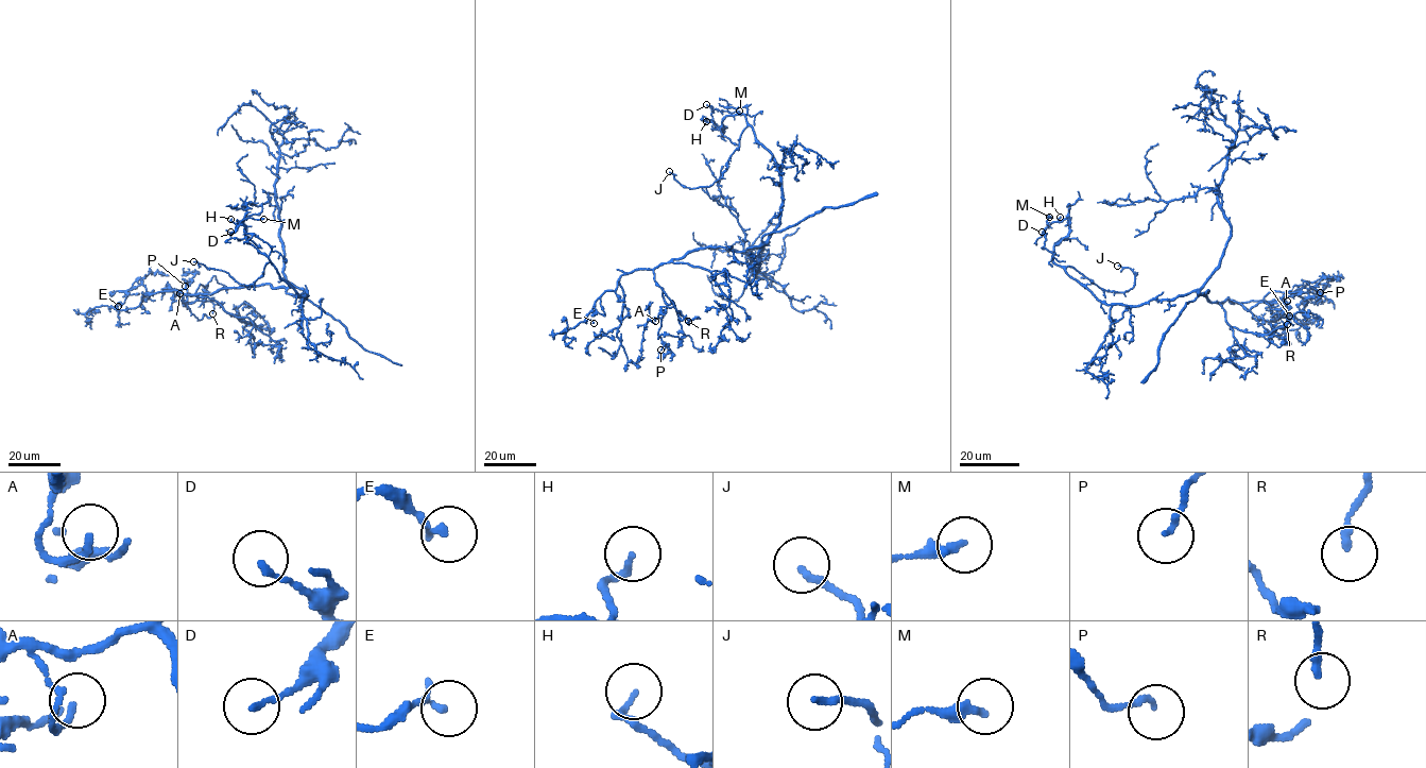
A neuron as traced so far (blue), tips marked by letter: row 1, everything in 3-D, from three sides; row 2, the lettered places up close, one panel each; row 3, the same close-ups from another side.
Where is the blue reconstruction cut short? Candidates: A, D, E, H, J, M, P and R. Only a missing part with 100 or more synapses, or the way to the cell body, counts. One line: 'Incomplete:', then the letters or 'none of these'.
Incomplete: none of these

